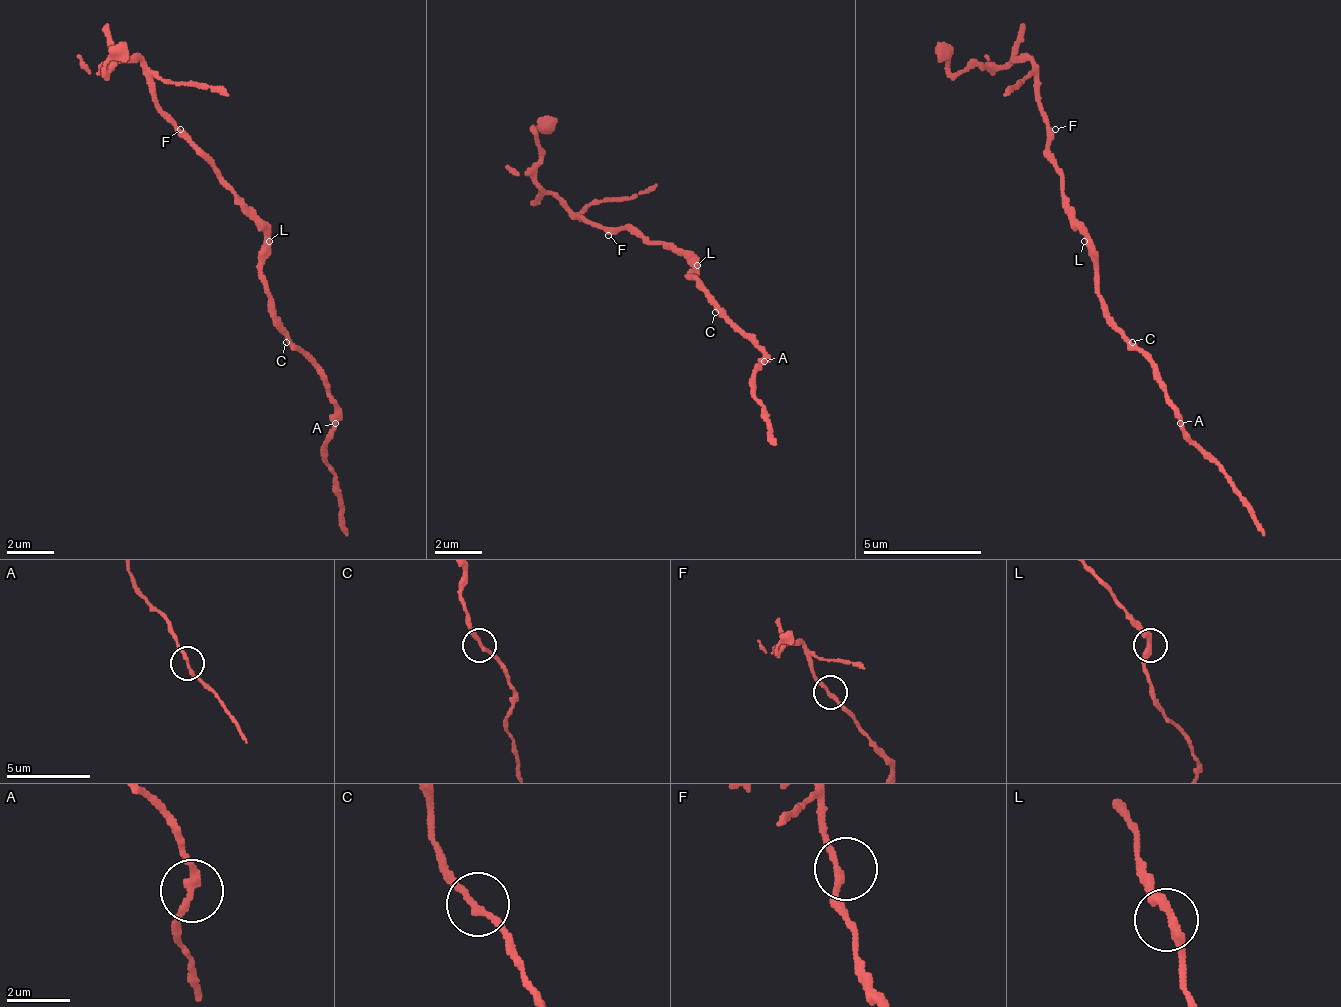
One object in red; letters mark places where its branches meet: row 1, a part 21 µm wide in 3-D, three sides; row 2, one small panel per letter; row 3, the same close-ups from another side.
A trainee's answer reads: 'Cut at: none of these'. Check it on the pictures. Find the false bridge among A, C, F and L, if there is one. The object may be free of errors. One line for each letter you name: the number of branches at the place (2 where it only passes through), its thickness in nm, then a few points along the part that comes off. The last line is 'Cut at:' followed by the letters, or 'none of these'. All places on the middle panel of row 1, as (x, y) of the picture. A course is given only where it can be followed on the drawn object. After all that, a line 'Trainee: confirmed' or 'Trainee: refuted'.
Cut at: none of these
Trainee: confirmed

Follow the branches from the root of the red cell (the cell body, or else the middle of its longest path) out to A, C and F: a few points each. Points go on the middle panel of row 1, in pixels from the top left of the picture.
A: (691, 271), (691, 277), (762, 348), (762, 359)
C: (691, 271), (697, 288), (715, 306), (715, 312)
F: (691, 271), (691, 265), (674, 247), (668, 247), (662, 241), (632, 235), (626, 229), (614, 229), (608, 235)

